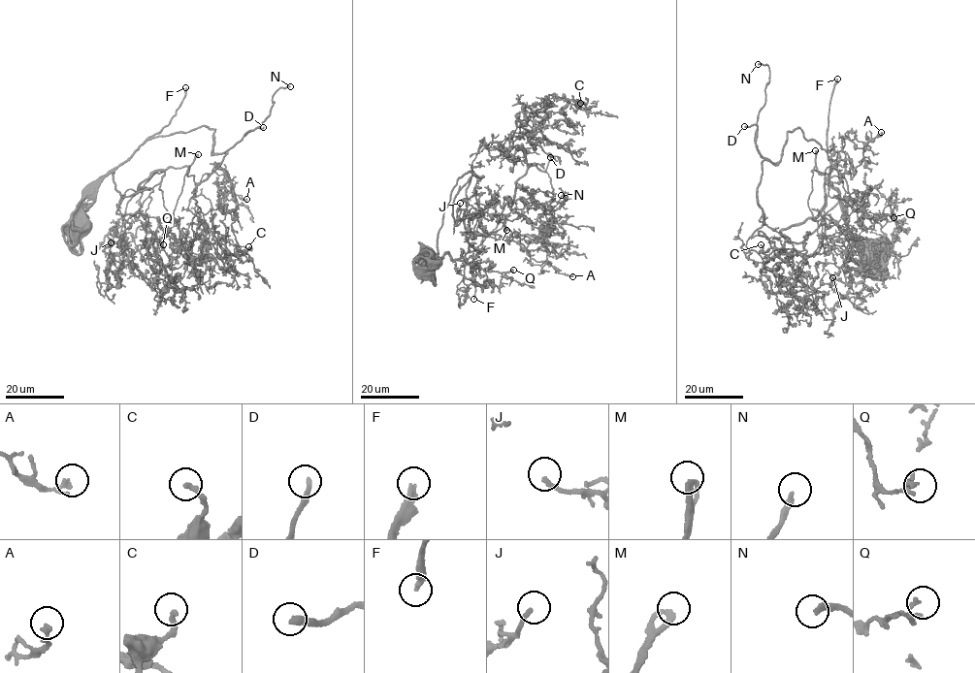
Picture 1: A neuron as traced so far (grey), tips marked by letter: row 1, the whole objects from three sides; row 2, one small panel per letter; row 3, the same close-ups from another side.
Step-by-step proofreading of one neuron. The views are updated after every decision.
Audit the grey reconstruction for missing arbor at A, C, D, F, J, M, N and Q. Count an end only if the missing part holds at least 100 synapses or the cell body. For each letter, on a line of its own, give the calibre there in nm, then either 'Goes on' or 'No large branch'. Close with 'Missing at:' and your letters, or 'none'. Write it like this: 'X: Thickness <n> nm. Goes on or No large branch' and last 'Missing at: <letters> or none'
A: Thickness 140 nm. No large branch
C: Thickness 240 nm. No large branch
D: Thickness 240 nm. Goes on
F: Thickness 280 nm. Goes on
J: Thickness 180 nm. No large branch
M: Thickness 280 nm. No large branch
N: Thickness 240 nm. Goes on
Q: Thickness 170 nm. No large branch
Missing at: D, F, N

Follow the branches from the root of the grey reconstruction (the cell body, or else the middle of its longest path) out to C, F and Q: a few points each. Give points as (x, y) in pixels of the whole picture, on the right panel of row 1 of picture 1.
C: (869, 258), (828, 154), (799, 128), (763, 162), (751, 238), (780, 258), (763, 265), (761, 244)
F: (869, 258), (865, 256), (865, 246), (851, 236), (840, 197), (829, 178), (828, 112), (837, 79)
Q: (869, 258), (839, 202), (801, 241), (780, 232), (816, 216), (833, 176), (845, 178), (871, 223), (893, 217)

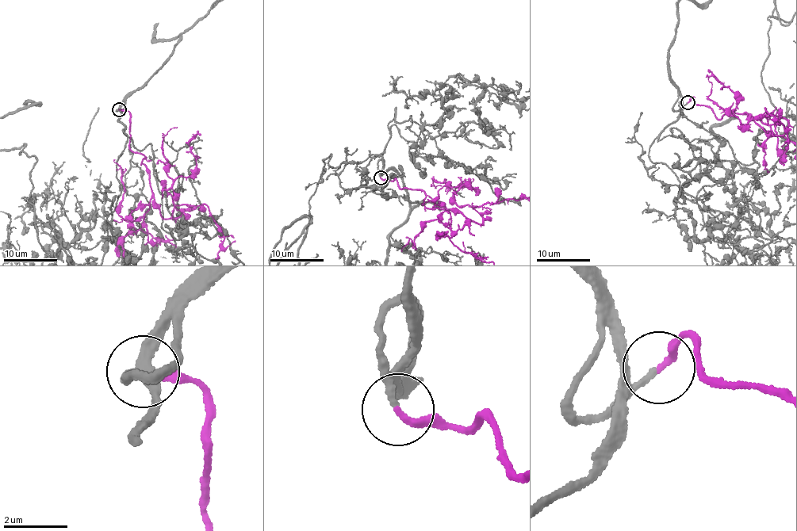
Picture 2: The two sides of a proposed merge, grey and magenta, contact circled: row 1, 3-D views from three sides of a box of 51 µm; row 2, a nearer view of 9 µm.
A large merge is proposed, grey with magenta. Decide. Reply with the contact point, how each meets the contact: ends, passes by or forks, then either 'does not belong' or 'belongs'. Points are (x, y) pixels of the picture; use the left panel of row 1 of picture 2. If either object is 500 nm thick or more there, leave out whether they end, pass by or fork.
place (119, 109); grey ends; magenta ends; belongs

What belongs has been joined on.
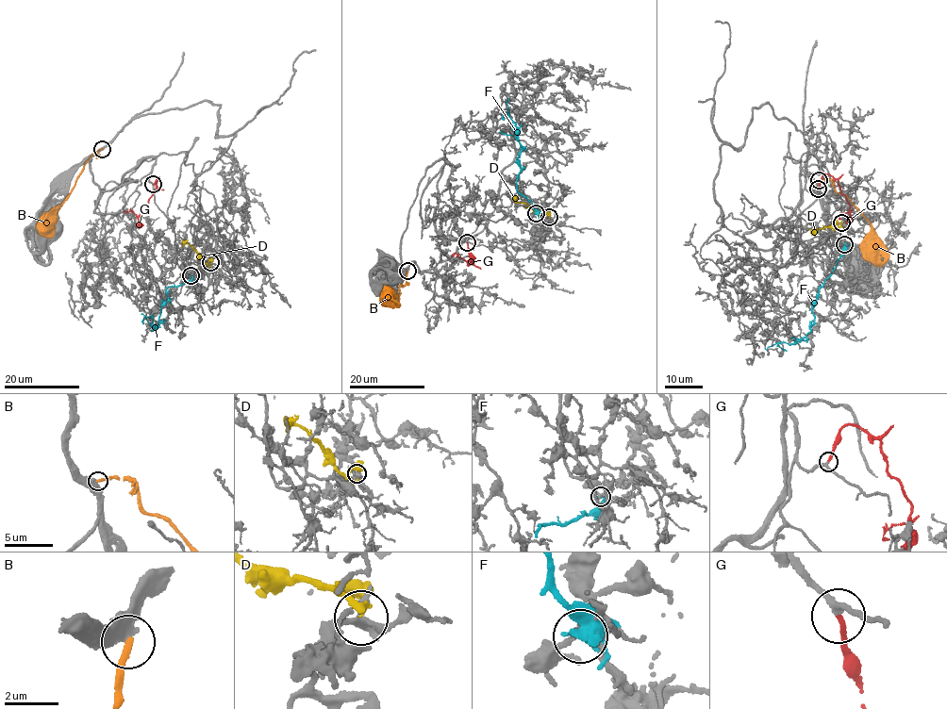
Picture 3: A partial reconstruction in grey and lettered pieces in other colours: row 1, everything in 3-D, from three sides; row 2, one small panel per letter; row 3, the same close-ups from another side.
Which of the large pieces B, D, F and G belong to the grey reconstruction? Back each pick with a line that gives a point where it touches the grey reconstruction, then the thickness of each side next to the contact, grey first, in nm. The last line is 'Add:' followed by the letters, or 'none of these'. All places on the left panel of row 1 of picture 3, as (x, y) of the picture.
G: meets grey at (153, 184); 200 nm thick on the grey side, 180 nm on the other
Add: G

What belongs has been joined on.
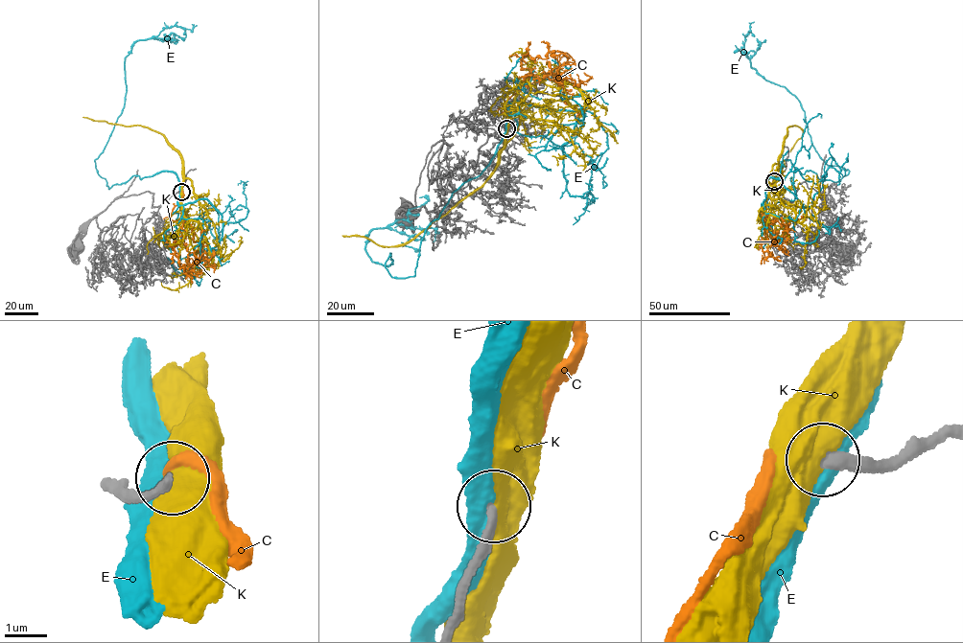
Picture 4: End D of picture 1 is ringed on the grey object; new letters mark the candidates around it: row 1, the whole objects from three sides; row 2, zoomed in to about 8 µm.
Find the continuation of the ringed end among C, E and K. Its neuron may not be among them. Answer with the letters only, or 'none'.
C

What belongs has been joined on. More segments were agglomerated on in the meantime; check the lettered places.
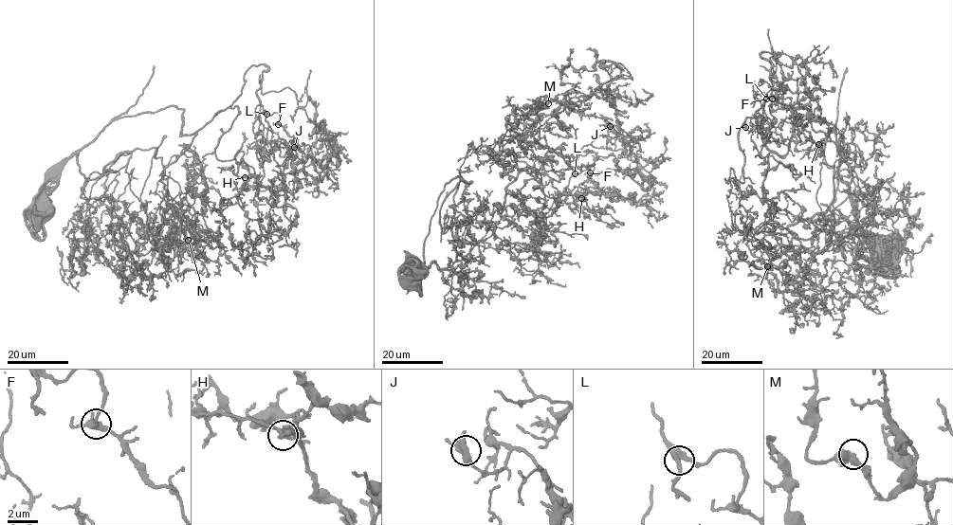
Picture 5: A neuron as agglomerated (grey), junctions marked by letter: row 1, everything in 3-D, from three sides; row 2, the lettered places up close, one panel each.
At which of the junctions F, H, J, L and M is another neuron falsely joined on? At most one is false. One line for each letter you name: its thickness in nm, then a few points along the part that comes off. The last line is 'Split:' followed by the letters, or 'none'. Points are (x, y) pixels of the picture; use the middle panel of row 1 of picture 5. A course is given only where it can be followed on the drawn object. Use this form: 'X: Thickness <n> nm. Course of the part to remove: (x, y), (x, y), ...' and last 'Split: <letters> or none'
Split: none

